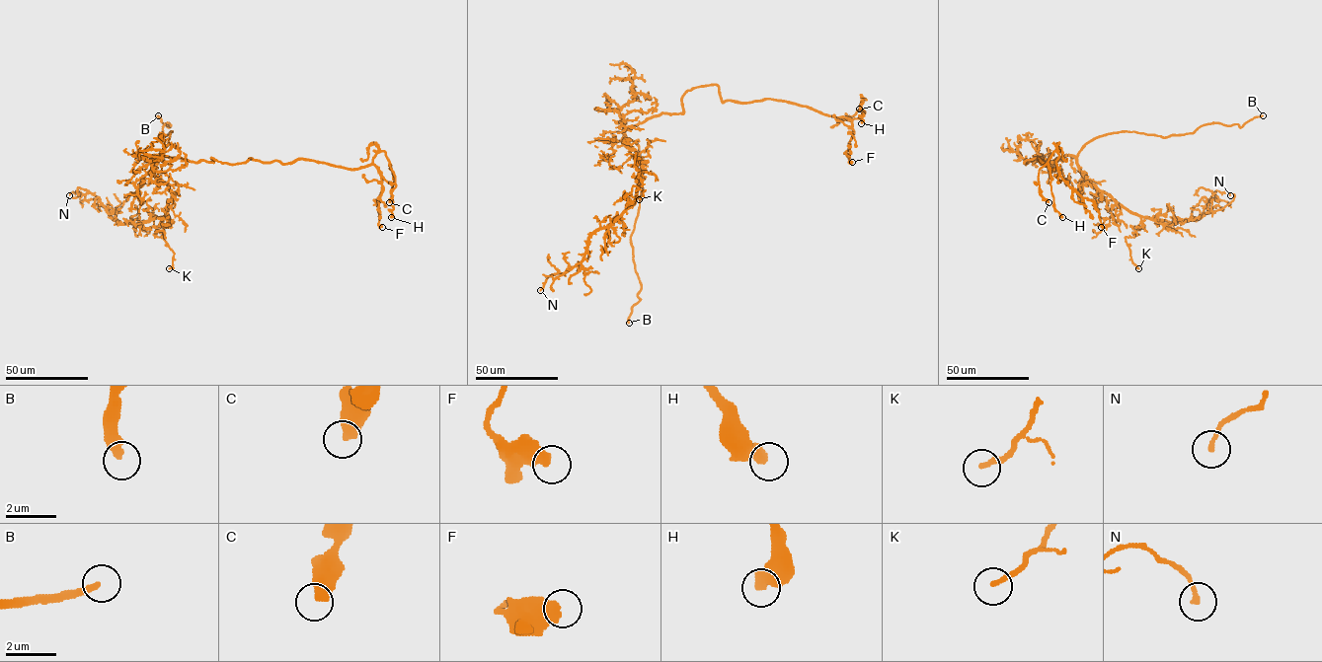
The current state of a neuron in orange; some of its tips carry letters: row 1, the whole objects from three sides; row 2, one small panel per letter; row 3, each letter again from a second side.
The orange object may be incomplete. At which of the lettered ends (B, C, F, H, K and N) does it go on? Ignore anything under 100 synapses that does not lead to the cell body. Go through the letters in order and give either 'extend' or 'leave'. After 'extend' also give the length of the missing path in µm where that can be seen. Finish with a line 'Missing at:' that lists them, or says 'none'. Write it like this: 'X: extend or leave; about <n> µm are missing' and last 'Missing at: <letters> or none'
B: extend; about 30 µm are missing
C: leave
F: leave
H: leave
K: leave
N: leave
Missing at: B

